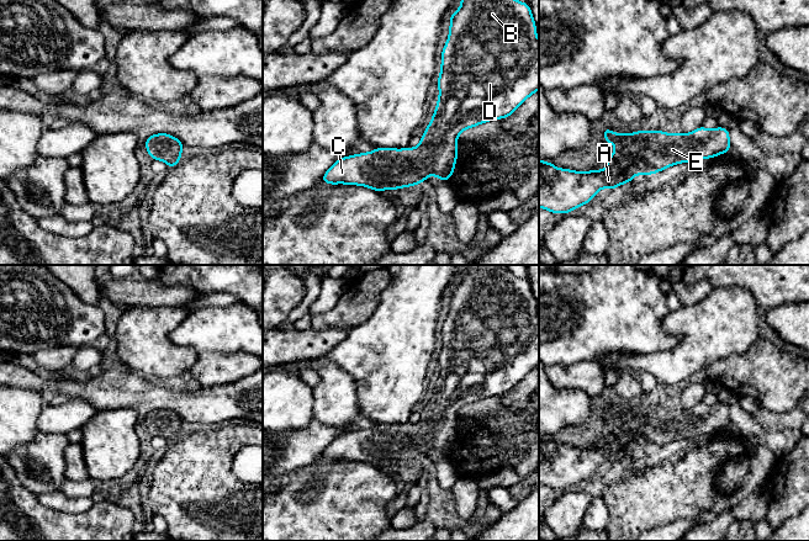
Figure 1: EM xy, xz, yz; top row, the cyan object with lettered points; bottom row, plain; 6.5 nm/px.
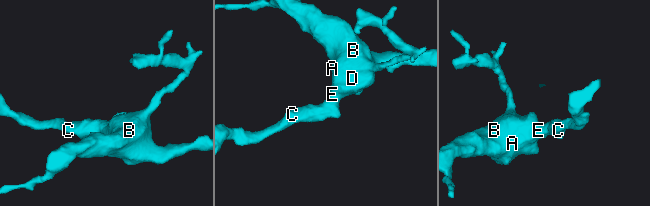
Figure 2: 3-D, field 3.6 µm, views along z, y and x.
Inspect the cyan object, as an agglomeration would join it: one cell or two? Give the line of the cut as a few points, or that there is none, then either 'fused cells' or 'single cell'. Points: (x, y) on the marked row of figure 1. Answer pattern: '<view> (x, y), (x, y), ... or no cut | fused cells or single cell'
no cut | single cell

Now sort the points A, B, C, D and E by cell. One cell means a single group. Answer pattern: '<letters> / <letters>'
A B C D E

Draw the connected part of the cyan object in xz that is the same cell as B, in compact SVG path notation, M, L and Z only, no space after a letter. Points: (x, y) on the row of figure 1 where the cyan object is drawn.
M461 0L461 6L449 17L448 41L441 51L439 97L421 143L416 148L376 148L369 153L343 157L335 161L321 179L324 184L359 185L375 191L400 190L418 185L429 175L448 181L458 159L459 134L483 122L507 118L529 96L539 90L539 39L536 25L528 2L518 0Z

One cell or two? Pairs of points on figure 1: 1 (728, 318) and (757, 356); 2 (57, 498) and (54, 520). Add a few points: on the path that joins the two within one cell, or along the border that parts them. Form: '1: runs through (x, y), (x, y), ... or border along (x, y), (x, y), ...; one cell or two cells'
1: border along (759, 339), (745, 353), (729, 355), (723, 359); two cells
2: border along (36, 494), (41, 503), (59, 510), (85, 510); two cells

